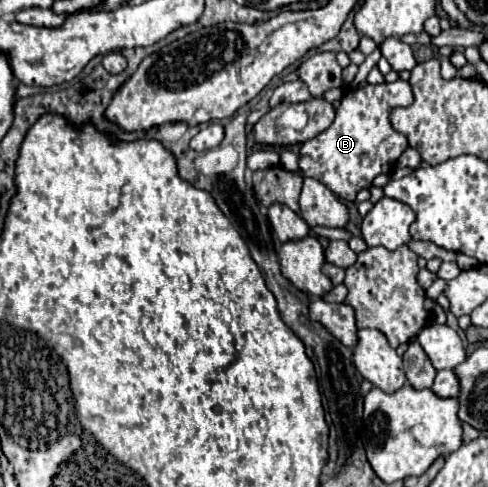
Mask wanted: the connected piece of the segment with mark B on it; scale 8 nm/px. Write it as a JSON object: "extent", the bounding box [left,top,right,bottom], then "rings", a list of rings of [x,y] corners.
{"extent":[300,79,414,201],"rings":[[[398,79],[396,83],[382,83],[382,85],[366,85],[360,89],[348,89],[340,101],[340,107],[336,109],[336,119],[334,123],[322,131],[320,135],[316,135],[314,139],[302,143],[300,147],[300,171],[306,177],[318,179],[320,183],[324,183],[334,195],[338,195],[340,199],[348,199],[354,201],[356,193],[360,189],[366,189],[372,179],[380,173],[390,173],[396,167],[396,159],[402,155],[402,151],[408,147],[408,141],[402,133],[398,133],[392,125],[390,125],[390,111],[394,107],[406,107],[414,101],[412,91],[410,91],[410,83]]]}

